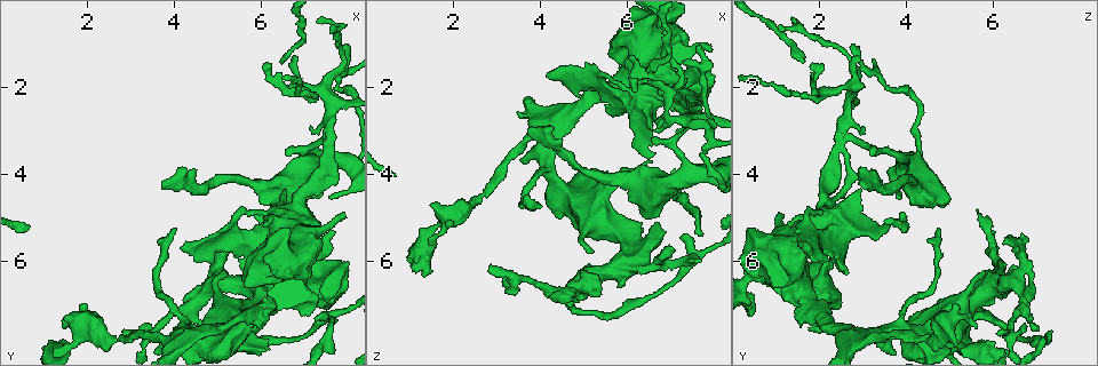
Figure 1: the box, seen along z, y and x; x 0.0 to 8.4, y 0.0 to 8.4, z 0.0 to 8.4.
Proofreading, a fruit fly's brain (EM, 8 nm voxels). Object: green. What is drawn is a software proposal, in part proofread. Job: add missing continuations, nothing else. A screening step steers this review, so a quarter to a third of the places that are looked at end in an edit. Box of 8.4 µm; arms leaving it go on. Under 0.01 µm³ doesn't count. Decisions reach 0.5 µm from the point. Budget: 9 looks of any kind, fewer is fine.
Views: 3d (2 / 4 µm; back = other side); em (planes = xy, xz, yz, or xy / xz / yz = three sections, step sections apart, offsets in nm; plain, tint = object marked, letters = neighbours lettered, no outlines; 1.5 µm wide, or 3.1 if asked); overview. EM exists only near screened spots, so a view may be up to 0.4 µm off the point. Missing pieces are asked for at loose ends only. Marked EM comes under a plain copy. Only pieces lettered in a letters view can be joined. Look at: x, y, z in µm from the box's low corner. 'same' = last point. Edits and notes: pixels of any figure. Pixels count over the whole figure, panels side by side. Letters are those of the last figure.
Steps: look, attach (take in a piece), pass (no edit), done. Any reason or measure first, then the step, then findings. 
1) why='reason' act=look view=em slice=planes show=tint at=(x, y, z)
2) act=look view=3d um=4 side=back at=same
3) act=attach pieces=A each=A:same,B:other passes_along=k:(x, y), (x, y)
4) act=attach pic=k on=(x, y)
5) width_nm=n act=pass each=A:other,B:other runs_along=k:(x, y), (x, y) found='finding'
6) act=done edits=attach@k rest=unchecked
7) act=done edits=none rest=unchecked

why='an open end' act=look view=em slice=xz step=4 show=letters at=(5.00, 5.50, 6.25)

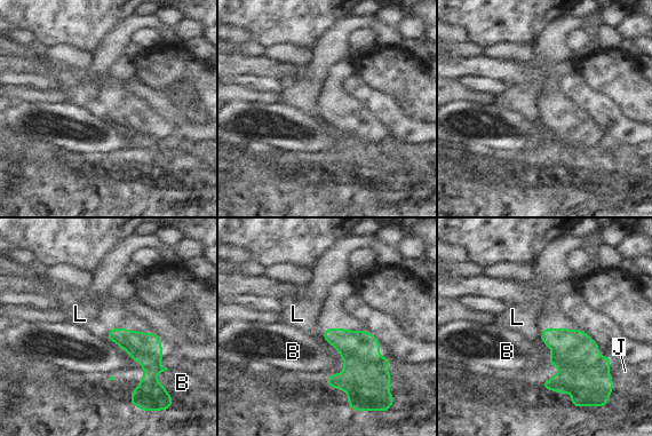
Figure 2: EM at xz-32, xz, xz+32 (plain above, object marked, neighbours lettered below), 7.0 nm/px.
width_nm=140 act=pass each=B:other,J:other,L:other border=2:(540, 337), (551, 351), (548, 363) found='no lettered piece goes on from it'

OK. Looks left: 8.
why='branch stops here' act=look view=em slice=planes show=letters at=(1.40, 7.55, 5.55)

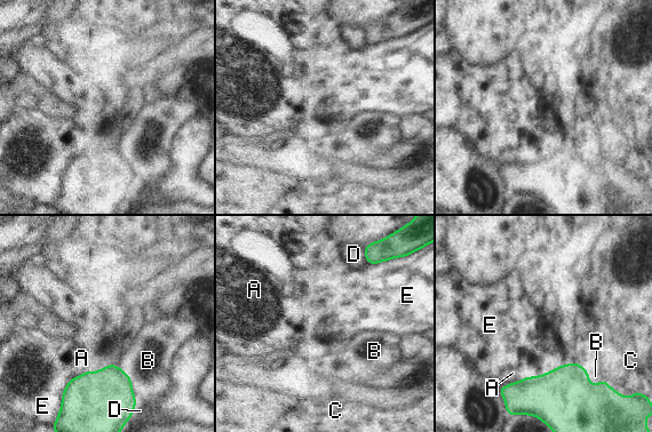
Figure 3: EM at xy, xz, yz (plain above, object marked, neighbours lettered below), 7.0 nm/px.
act=pass each=A:other,B:other,C:other,D:other,E:other border=3:(566, 364), (539, 375), (524, 377) found='no lettered piece goes on from it'

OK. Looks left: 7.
why='free end' act=look view=em slice=planes show=letters at=(5.65, 6.45, 1.00)

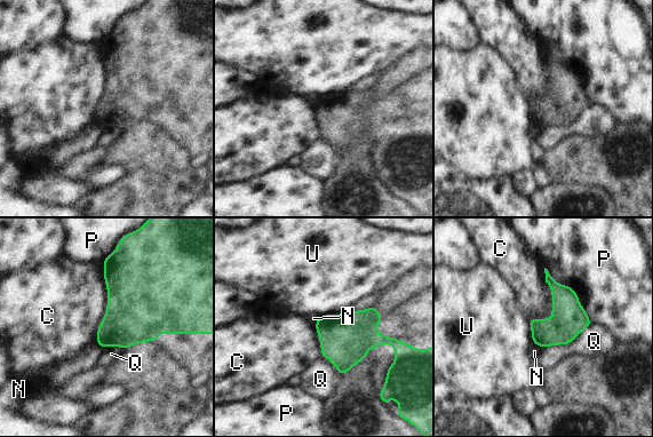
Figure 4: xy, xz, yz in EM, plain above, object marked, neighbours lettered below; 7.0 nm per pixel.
act=pass each=C:other,N:other,P:other,Q:other,U:other border=4:(103, 263), (108, 308), (95, 341) found='none of them fits'

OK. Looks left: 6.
why='tapers out' act=look view=em slice=xz step=8 show=letters at=(6.60, 3.60, 3.20)

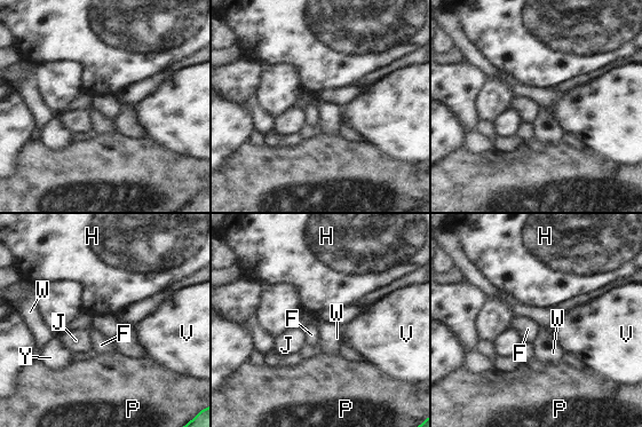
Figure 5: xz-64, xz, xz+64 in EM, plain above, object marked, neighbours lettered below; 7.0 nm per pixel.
why='cut it another way' act=look view=em slice=planes show=letters at=same

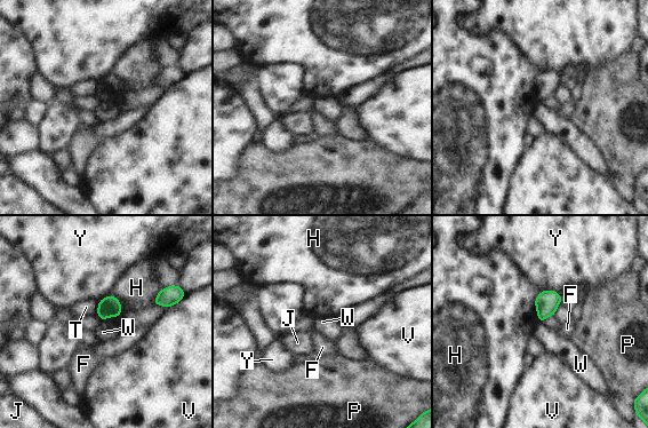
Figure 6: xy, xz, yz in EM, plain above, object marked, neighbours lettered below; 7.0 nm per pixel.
act=pass each=F:other,H:other,J:other,P:other,T:other,V:other,W:other,Y:other border=6:(538, 320), (542, 323) found='none of them fits'

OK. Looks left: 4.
act=done edits=none rest=unchecked

